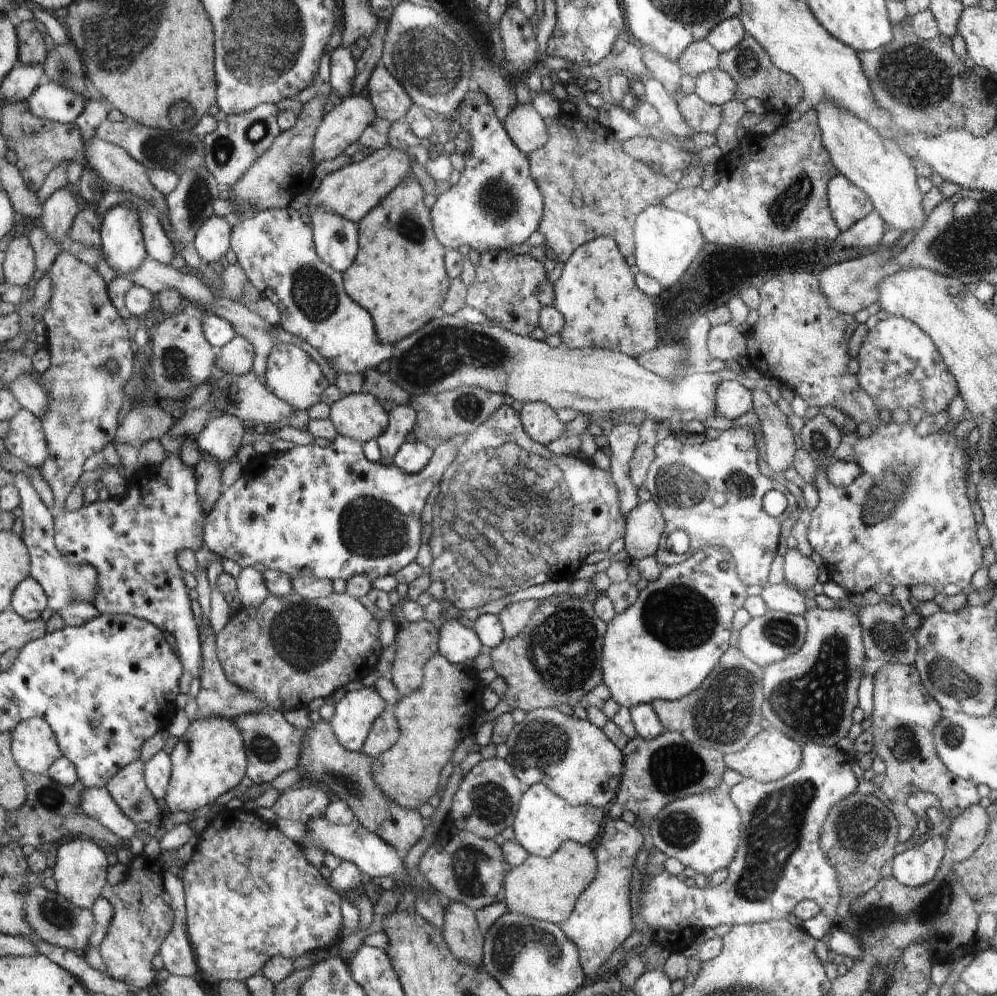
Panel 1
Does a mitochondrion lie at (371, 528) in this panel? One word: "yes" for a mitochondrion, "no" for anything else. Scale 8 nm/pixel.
yes

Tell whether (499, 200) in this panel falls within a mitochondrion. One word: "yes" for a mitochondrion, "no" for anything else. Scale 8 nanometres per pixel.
yes

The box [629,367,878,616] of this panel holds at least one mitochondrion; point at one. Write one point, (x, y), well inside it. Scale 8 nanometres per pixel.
(681, 484)

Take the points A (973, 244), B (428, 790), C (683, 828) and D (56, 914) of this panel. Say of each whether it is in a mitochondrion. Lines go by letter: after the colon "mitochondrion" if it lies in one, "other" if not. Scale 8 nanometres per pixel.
A: mitochondrion
B: other
C: mitochondrion
D: mitochondrion

